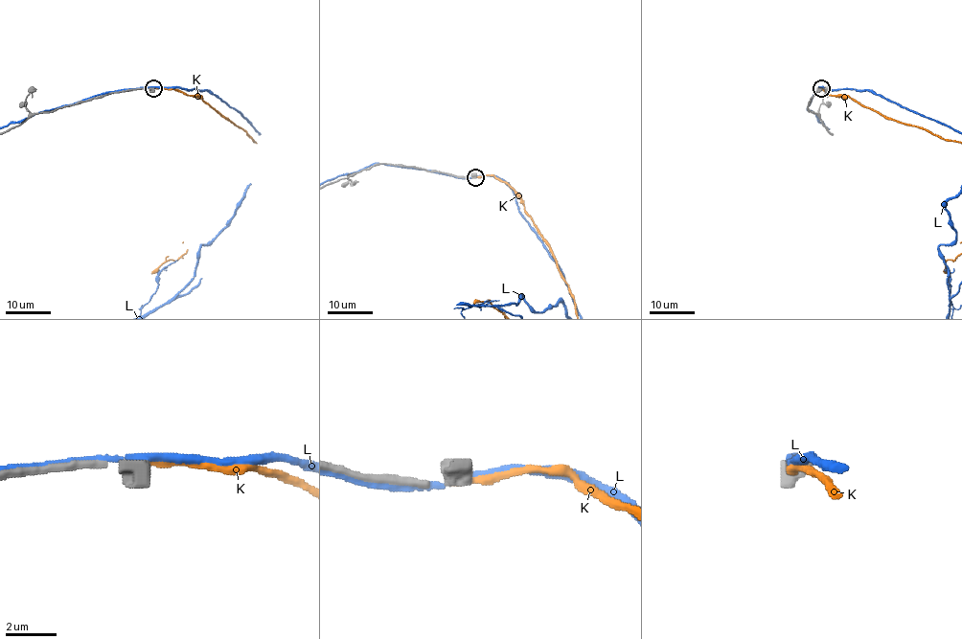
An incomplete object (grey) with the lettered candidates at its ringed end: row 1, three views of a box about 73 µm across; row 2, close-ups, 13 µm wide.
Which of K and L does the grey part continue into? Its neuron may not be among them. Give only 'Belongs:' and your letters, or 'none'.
Belongs: K

